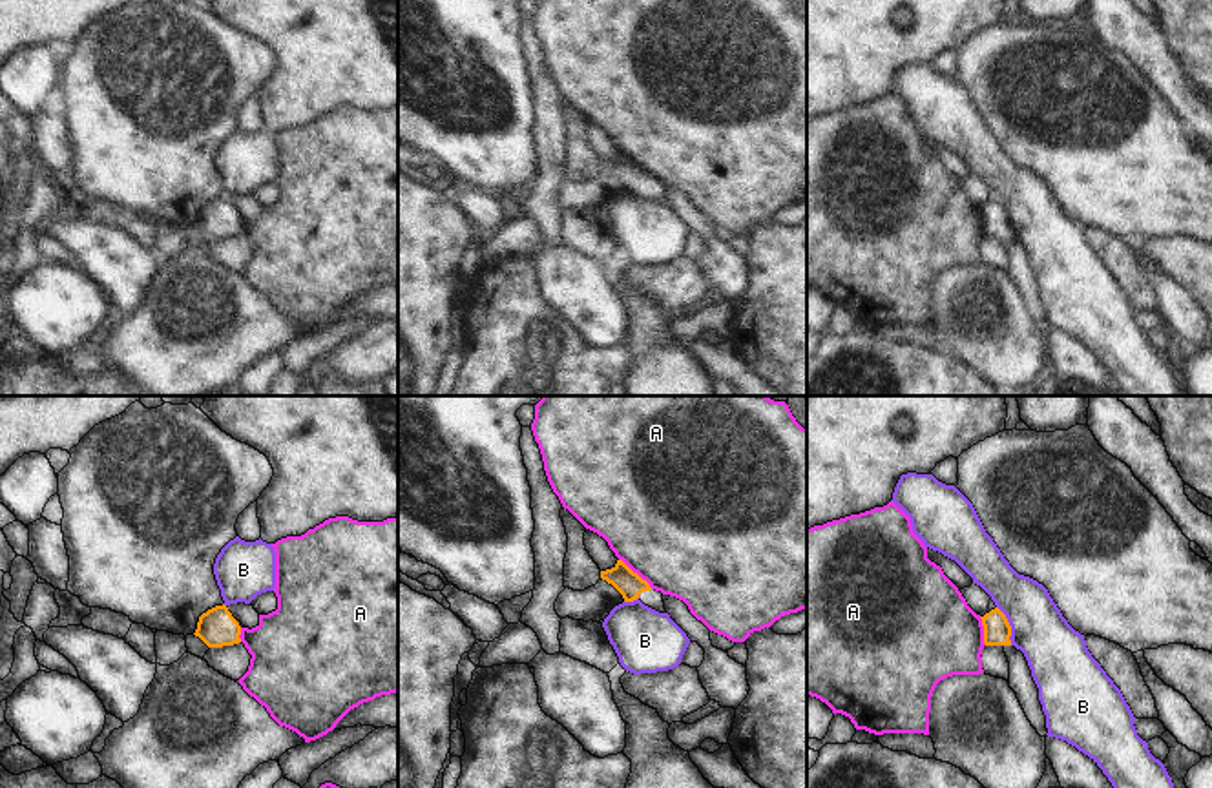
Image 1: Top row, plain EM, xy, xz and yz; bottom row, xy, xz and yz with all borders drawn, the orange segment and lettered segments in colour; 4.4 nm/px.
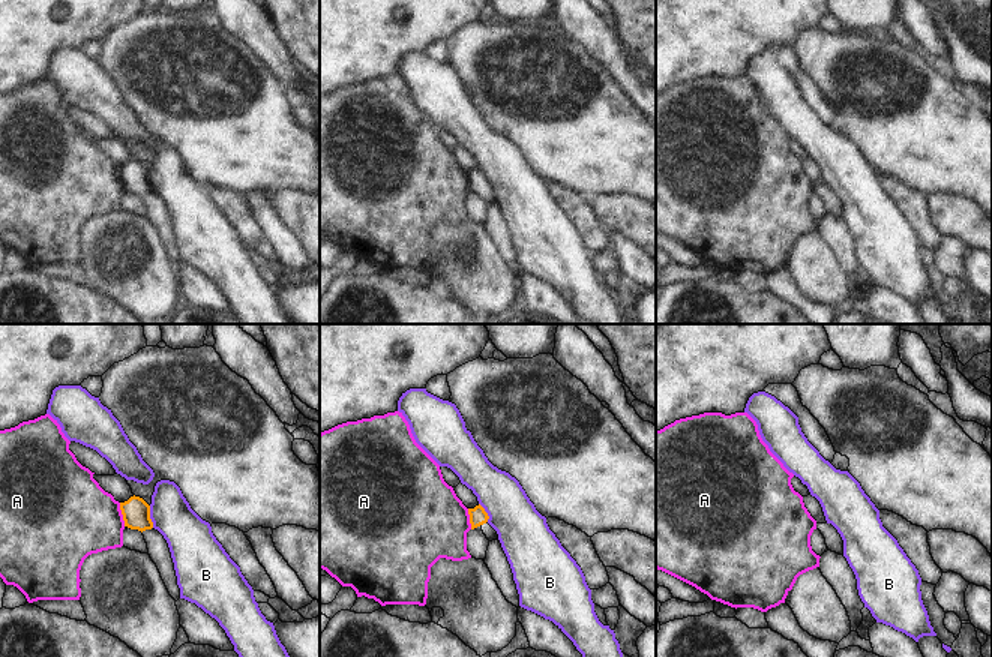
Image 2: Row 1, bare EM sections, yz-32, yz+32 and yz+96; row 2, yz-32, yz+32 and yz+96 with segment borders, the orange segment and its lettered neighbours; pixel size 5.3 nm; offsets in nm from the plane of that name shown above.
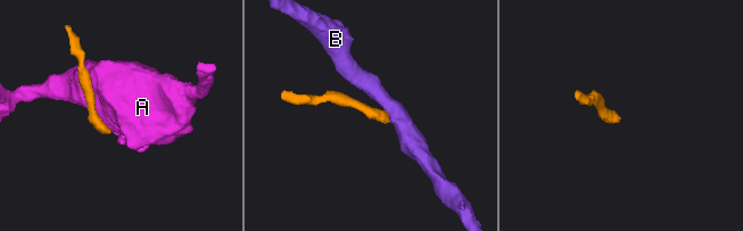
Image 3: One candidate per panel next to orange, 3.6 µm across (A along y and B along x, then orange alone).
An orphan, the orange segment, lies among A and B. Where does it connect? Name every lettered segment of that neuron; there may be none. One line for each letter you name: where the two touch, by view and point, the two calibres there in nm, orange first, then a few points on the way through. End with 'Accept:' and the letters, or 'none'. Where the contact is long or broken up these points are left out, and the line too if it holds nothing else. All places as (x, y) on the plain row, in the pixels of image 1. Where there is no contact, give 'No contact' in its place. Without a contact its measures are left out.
Accept: none

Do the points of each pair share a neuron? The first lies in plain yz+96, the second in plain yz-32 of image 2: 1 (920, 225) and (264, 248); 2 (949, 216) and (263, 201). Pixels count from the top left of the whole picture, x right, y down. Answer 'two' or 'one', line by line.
1: one
2: two

